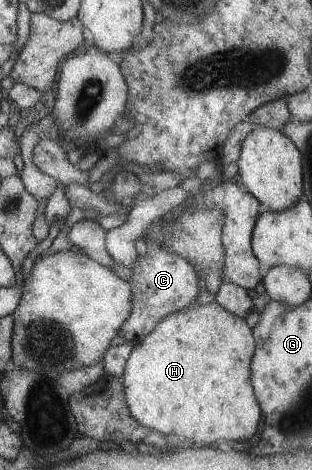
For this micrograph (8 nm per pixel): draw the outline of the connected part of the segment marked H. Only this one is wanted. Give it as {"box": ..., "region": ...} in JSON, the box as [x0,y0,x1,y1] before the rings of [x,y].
{"box":[122,302,261,446],"region":[[[213,302],[207,305],[193,305],[184,311],[177,311],[168,314],[163,320],[160,320],[160,323],[147,335],[141,339],[141,342],[135,346],[133,352],[130,354],[130,357],[127,359],[126,367],[122,376],[122,385],[125,393],[125,402],[128,404],[130,413],[133,415],[133,418],[137,420],[138,423],[141,423],[144,427],[153,429],[154,431],[160,432],[163,436],[173,436],[177,441],[177,446],[216,446],[218,443],[223,443],[226,441],[247,441],[256,439],[259,433],[259,423],[261,423],[261,407],[257,397],[254,395],[254,388],[250,379],[250,364],[252,361],[252,356],[255,352],[255,339],[253,336],[253,331],[247,325],[245,319],[239,318],[238,316],[232,315],[228,310],[225,310],[219,303]]]}

